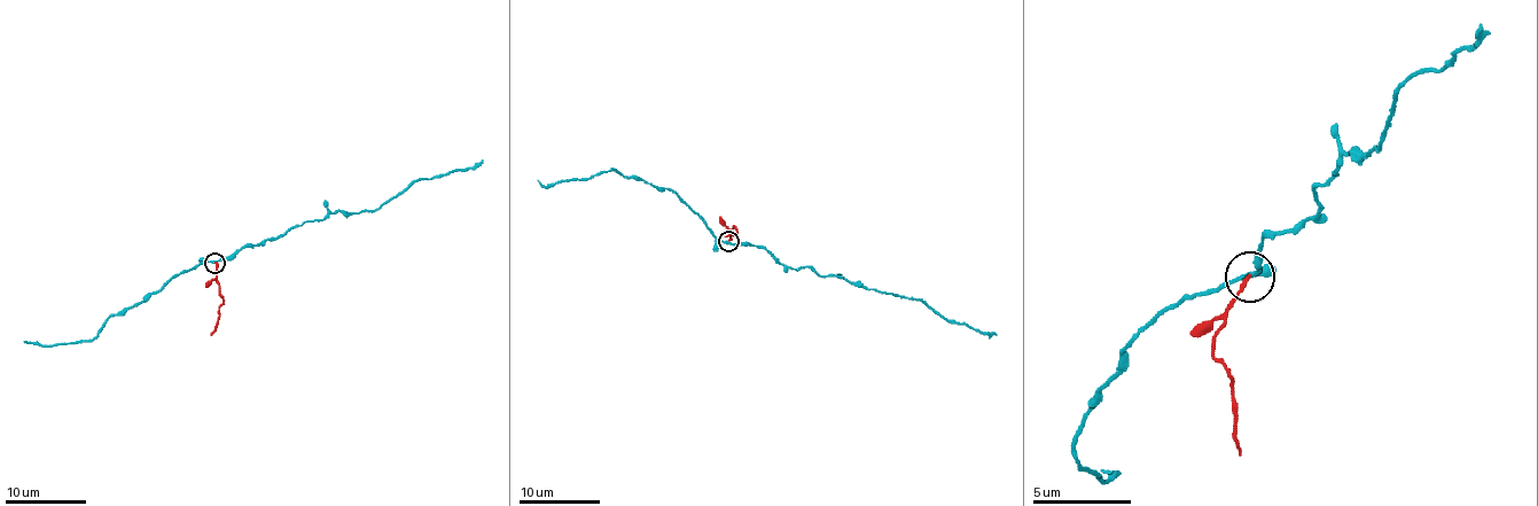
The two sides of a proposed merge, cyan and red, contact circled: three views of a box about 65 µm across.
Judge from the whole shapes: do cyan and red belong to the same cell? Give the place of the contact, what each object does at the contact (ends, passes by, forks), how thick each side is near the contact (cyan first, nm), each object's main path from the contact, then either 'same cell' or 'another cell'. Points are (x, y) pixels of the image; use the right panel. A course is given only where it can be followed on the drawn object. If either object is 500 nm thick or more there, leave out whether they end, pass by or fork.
place (1249, 277); cyan passes by; red ends; calibres 160 and 200 nm; course cyan (1251, 278), (1266, 239), (1320, 209), (1316, 188), (1350, 149), (1380, 143), (1395, 94), (1469, 49), (1478, 25); course red (1251, 278), (1211, 352), (1226, 367), (1241, 457); another cell

